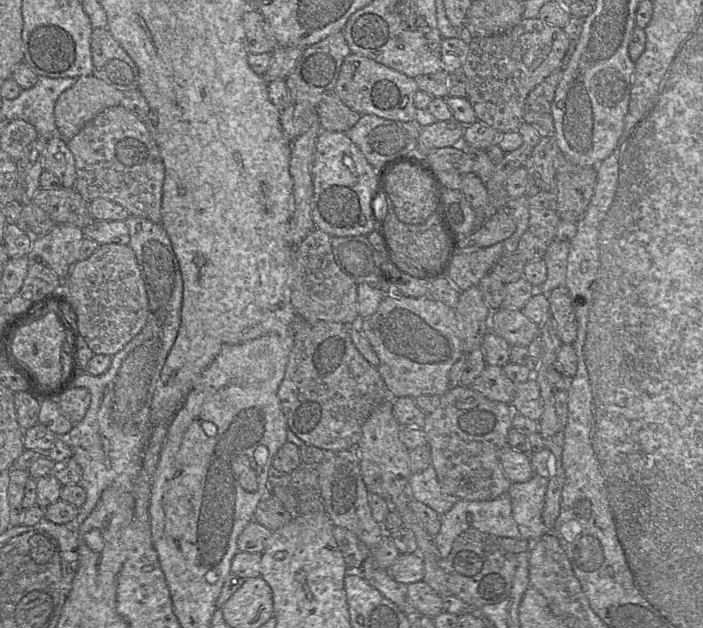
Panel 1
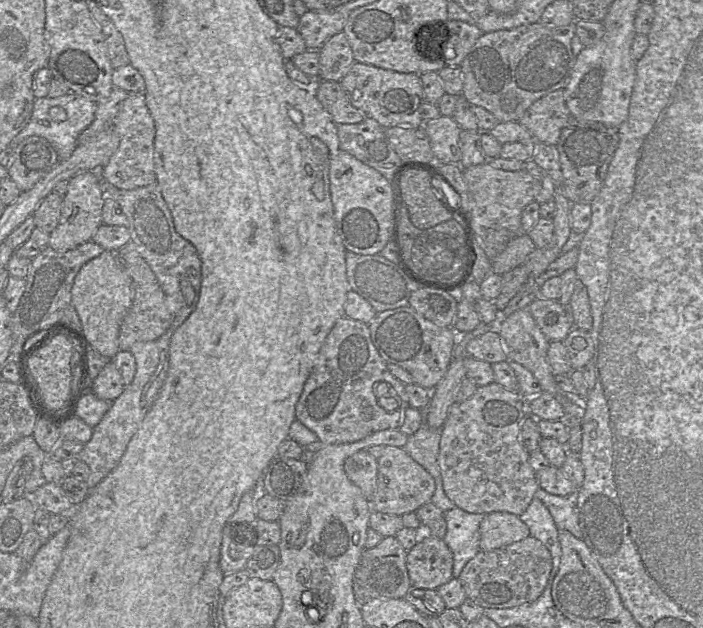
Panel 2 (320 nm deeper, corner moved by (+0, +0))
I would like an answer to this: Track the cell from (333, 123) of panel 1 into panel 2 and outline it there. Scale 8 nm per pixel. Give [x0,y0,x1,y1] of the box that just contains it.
[314,80,365,124]

